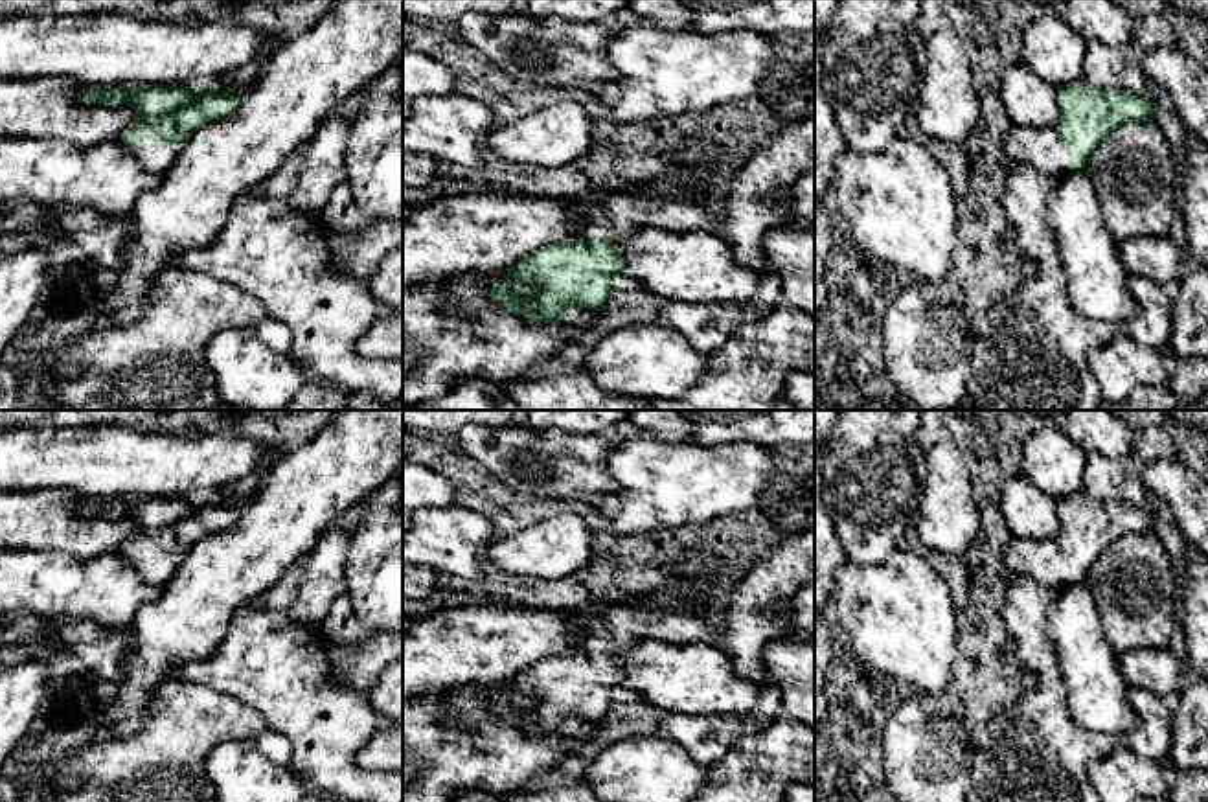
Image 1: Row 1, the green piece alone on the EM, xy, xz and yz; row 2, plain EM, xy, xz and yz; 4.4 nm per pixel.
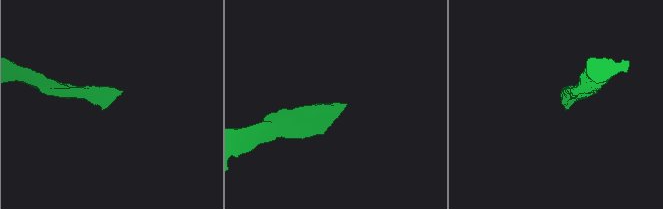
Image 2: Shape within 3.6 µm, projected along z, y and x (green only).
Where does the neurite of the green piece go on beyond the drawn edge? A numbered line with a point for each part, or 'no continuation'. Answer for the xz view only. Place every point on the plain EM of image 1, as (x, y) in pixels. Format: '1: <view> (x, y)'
1: xz (609, 626)

